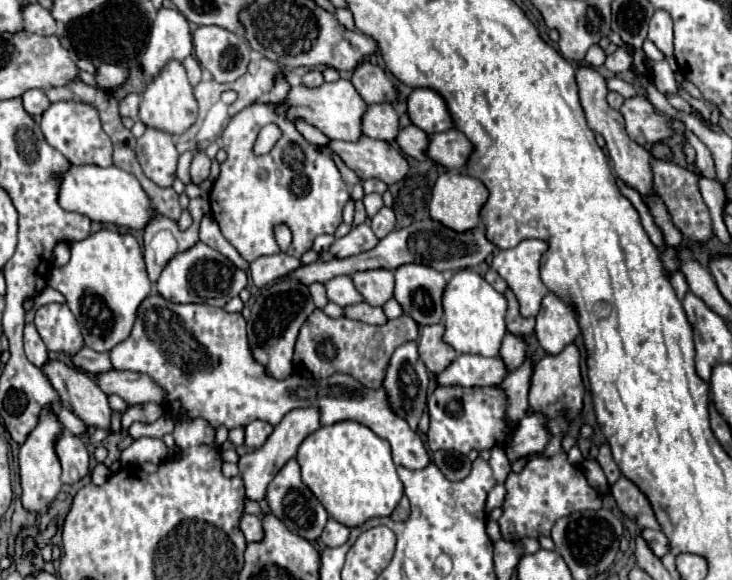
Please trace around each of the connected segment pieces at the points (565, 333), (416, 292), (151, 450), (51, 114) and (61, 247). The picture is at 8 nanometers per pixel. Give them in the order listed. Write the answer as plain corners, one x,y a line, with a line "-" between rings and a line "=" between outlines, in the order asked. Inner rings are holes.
548,293
542,299
540,313
536,315
536,337
546,353
560,353
568,343
580,333
576,309
560,299
558,295
=
400,265
396,271
394,299
400,303
404,315
420,325
442,321
442,291
446,279
440,271
424,265
=
142,437
142,439
136,439
128,449
122,451
120,461
122,461
122,465
140,467
146,461
162,463
166,457
168,457
168,447
160,439
=
72,99
50,103
50,107
42,113
40,127
46,141
52,147
56,147
72,165
84,165
84,163
92,163
98,167
112,165
112,141
102,131
98,111
96,107
92,107
92,103
78,103
=
58,243
54,249
54,265
56,267
64,267
70,259
70,247
68,243

